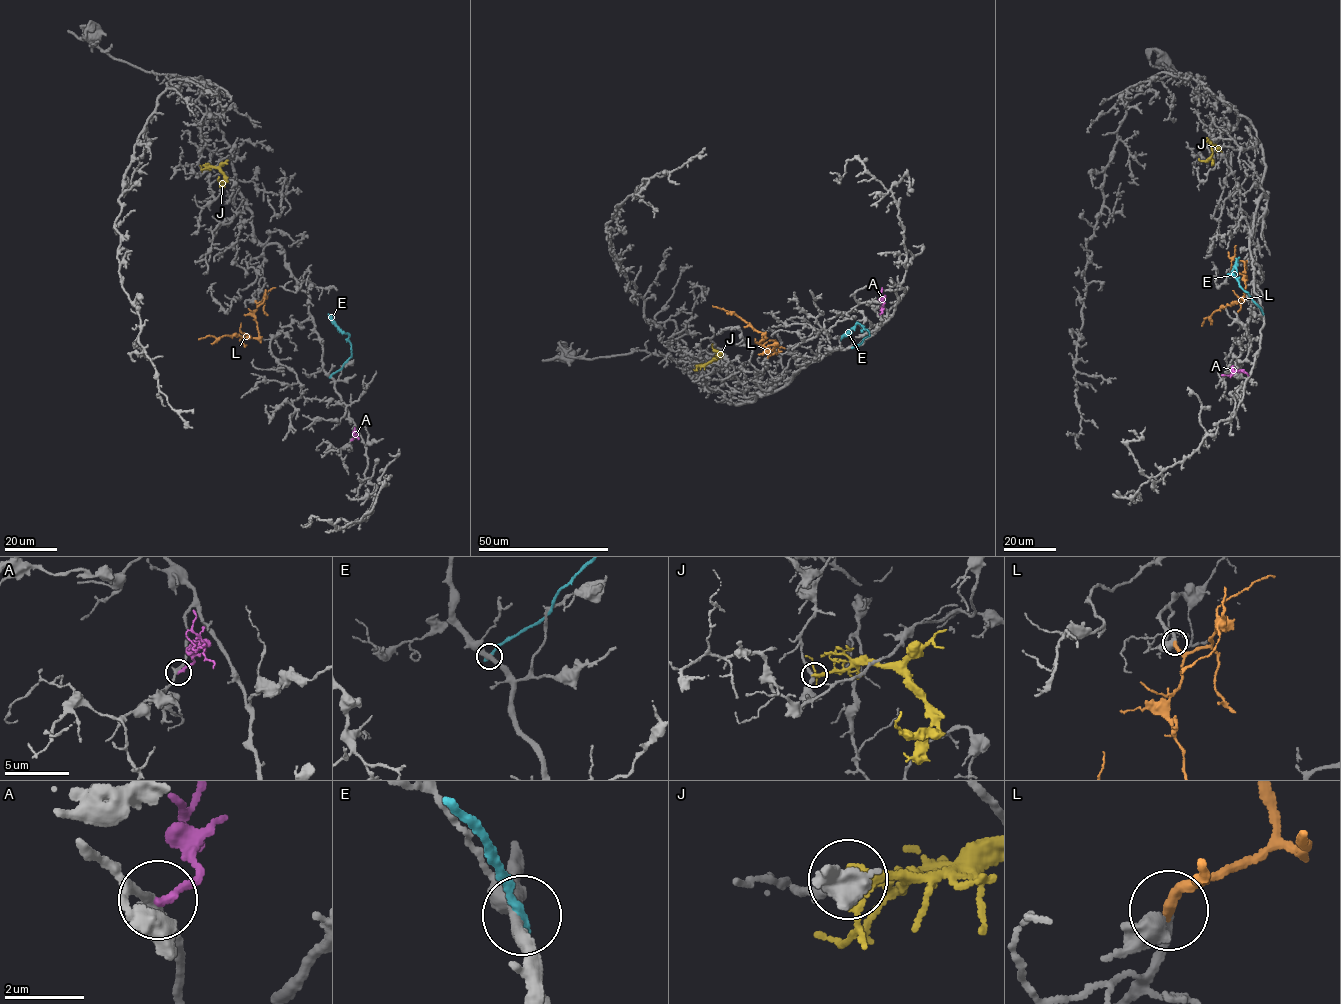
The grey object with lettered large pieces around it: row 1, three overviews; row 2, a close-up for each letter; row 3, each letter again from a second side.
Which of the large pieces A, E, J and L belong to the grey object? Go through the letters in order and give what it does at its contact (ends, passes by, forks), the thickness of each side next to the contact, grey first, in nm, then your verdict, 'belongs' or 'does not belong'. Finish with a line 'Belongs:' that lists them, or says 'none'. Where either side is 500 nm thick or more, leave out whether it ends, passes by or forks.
A: it ends there; 200 nm thick on the grey side, 200 nm on the other; does not belong
E: it ends there; 340 nm thick on the grey side, 260 nm on the other; does not belong
J: it passes by; 220 nm thick on the grey side, 220 nm on the other; does not belong
L: it ends there; 320 nm thick on the grey side, 280 nm on the other; belongs
Belongs: L

